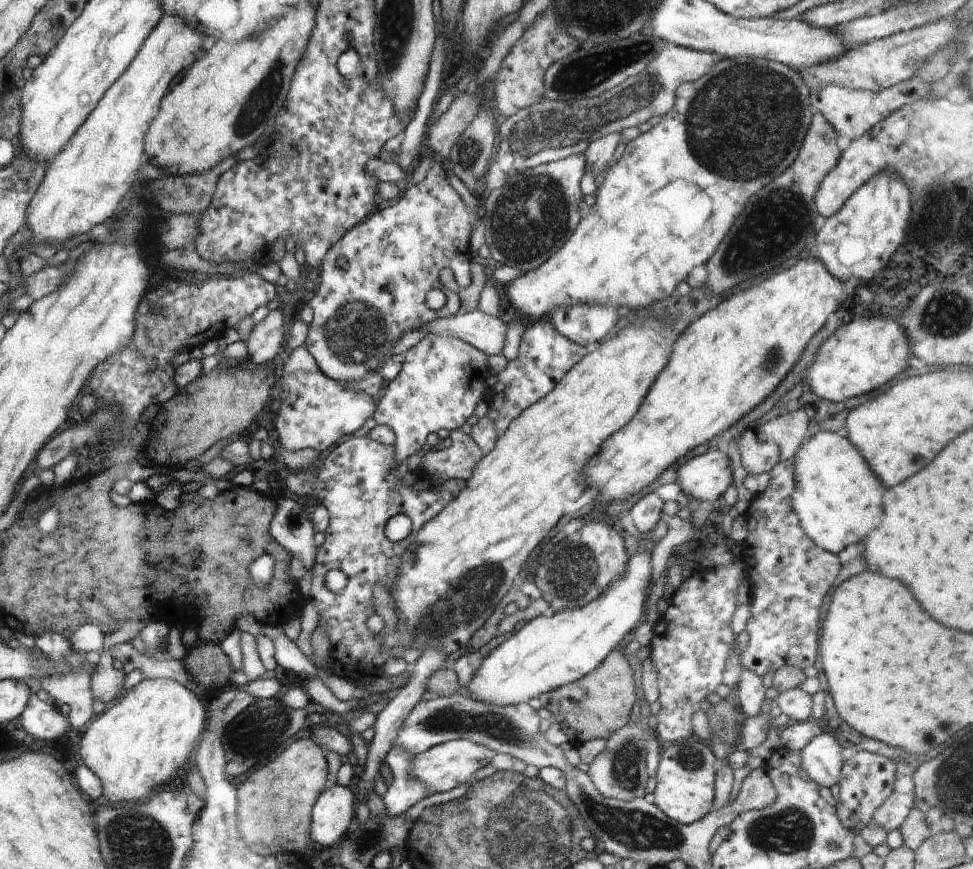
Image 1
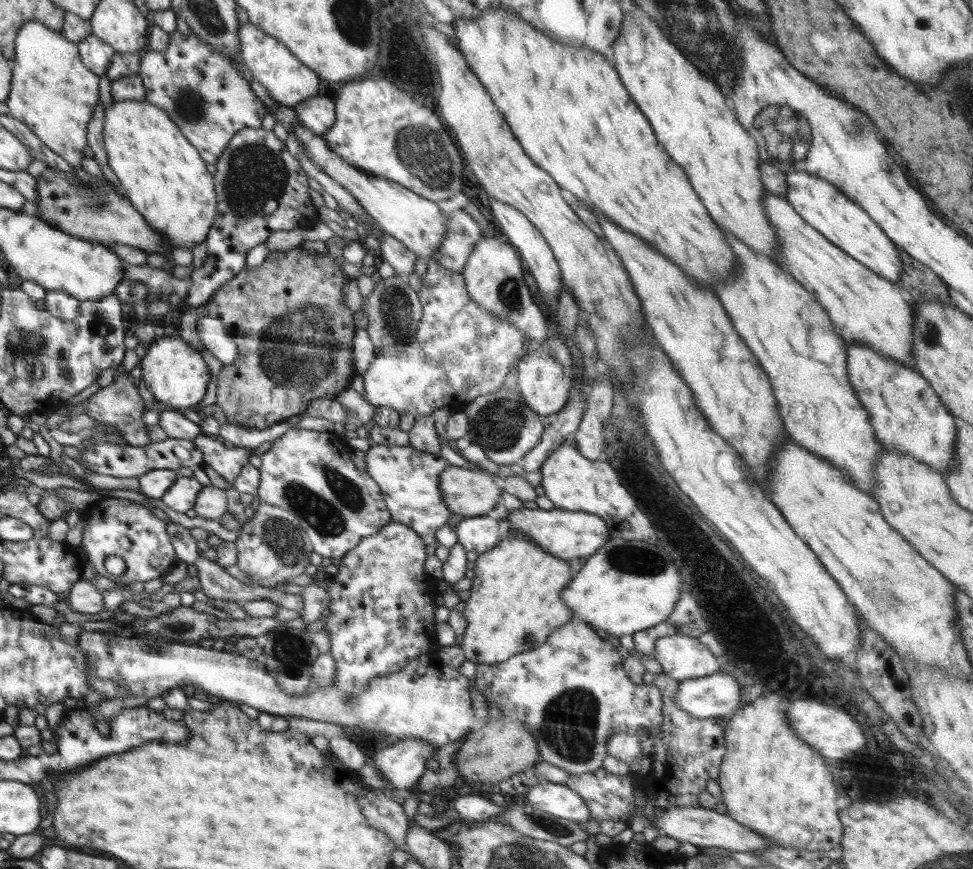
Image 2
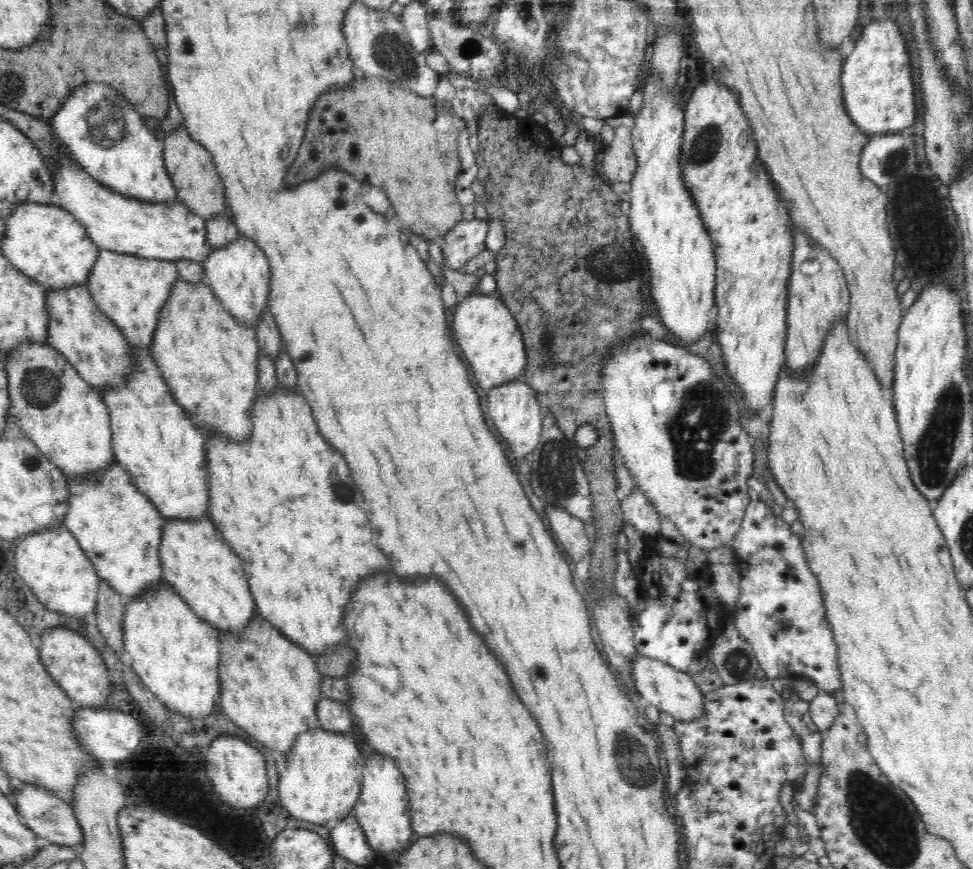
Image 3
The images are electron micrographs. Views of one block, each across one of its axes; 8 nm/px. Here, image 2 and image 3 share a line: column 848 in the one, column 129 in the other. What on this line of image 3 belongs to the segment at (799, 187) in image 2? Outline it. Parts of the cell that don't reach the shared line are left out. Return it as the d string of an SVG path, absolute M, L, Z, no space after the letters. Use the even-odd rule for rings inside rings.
M64 143L60 144L63 148L59 159L61 162L56 164L55 172L52 173L55 178L54 193L63 200L64 209L84 225L87 235L100 249L174 263L176 260L195 260L204 266L211 250L206 240L204 219L194 215L177 200L174 203L142 203L141 200L114 192L82 171L80 164L70 157Z

